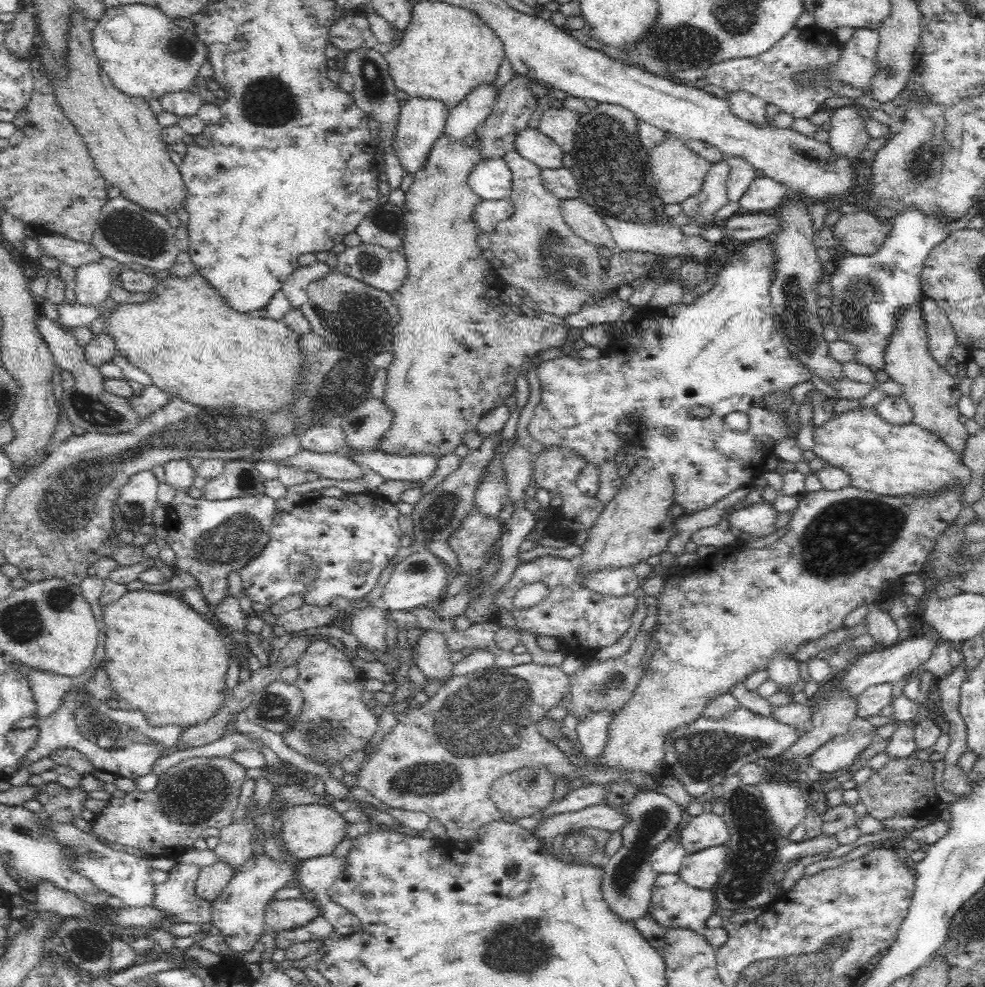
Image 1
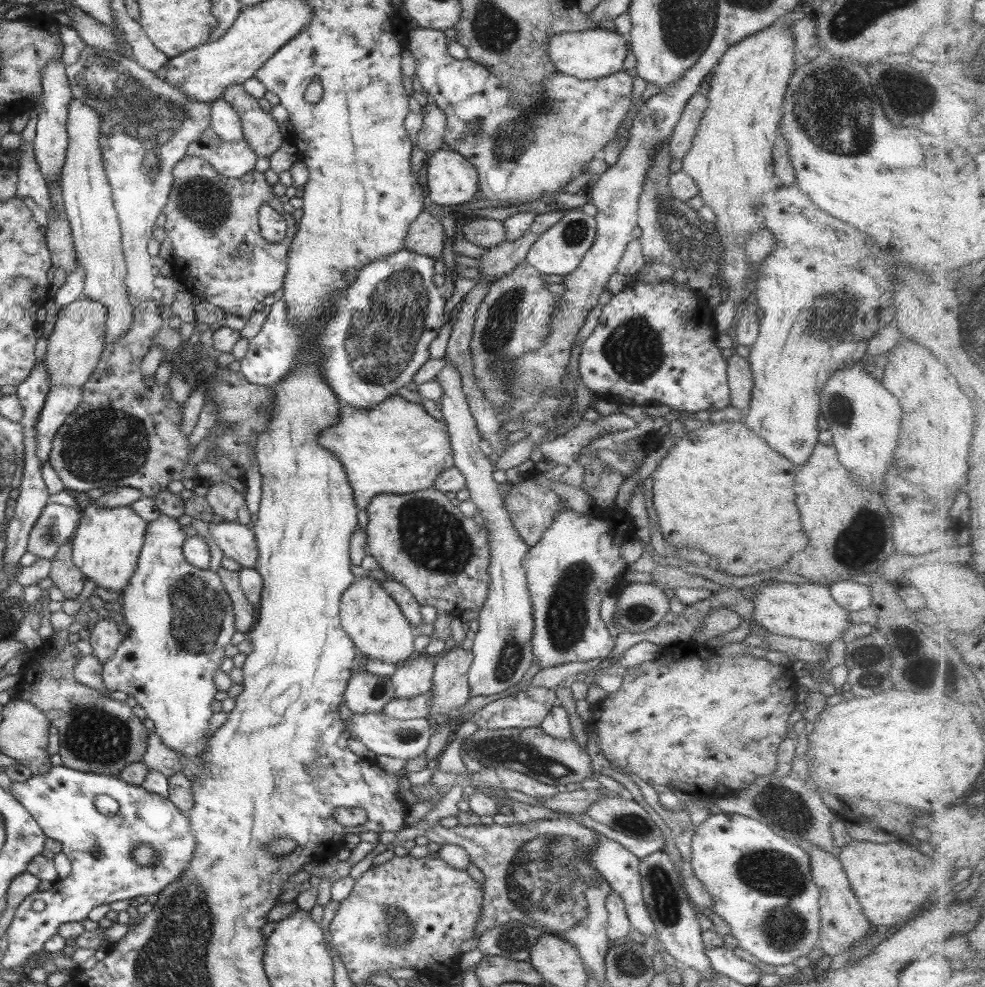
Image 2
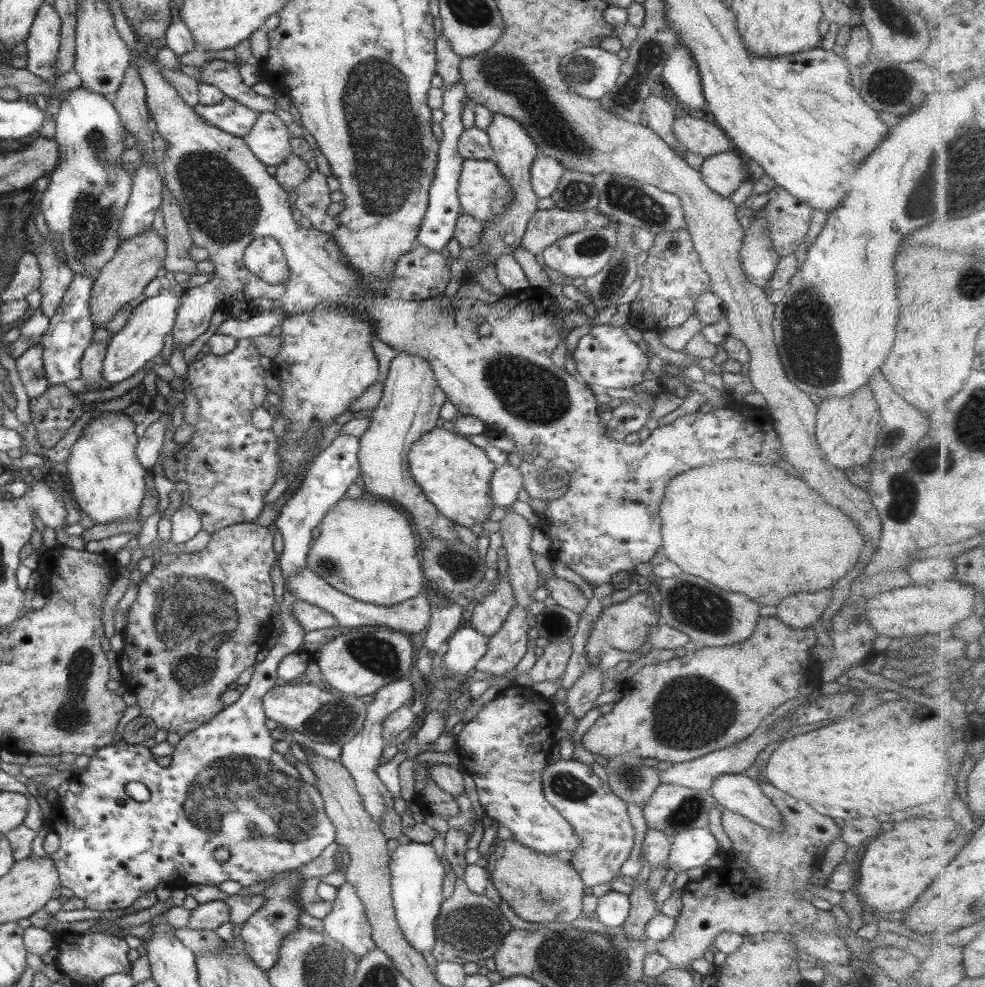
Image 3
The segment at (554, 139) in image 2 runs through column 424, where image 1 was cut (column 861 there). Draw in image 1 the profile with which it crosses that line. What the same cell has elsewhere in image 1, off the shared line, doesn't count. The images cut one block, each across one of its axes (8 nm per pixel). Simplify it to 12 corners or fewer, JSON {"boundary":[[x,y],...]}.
{"boundary":[[856,29],[836,62],[798,72],[794,81],[827,87],[832,81],[869,93],[879,71],[879,32]]}

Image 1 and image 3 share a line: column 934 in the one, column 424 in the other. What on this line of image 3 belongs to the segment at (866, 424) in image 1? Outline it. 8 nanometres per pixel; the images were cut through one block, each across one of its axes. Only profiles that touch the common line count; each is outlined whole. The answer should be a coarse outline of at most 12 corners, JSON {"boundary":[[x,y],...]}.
{"boundary":[[435,427],[412,444],[415,484],[467,527],[494,507],[497,465],[482,448]]}

